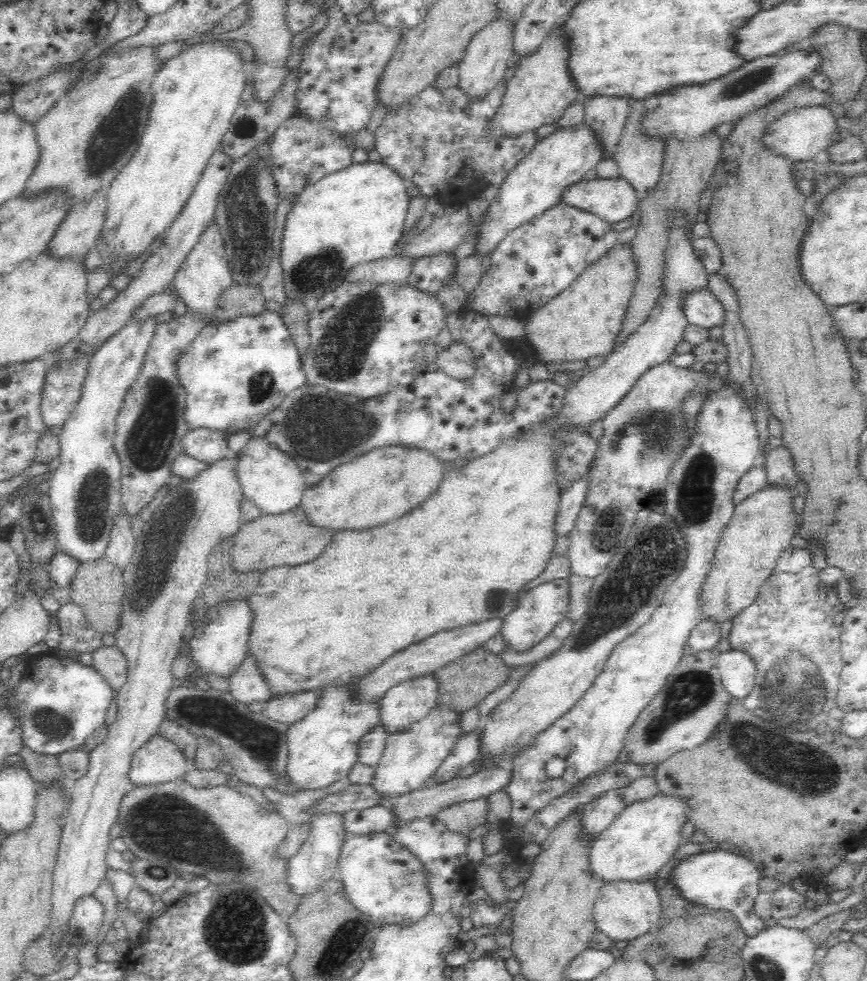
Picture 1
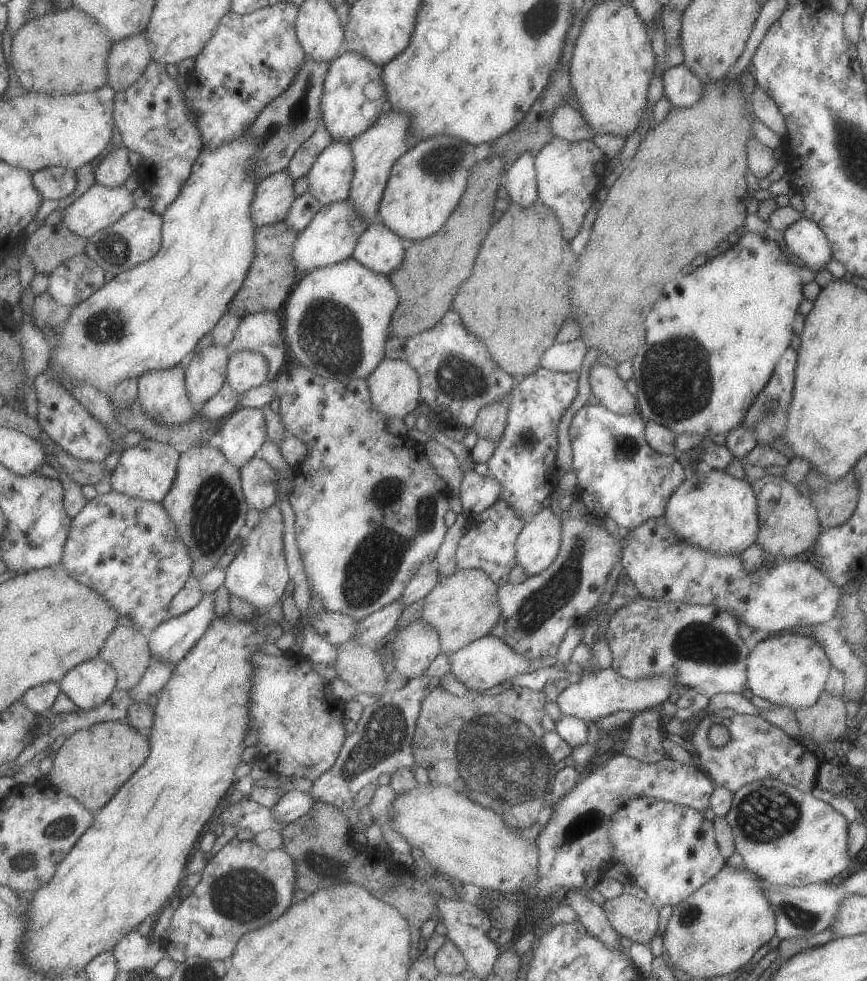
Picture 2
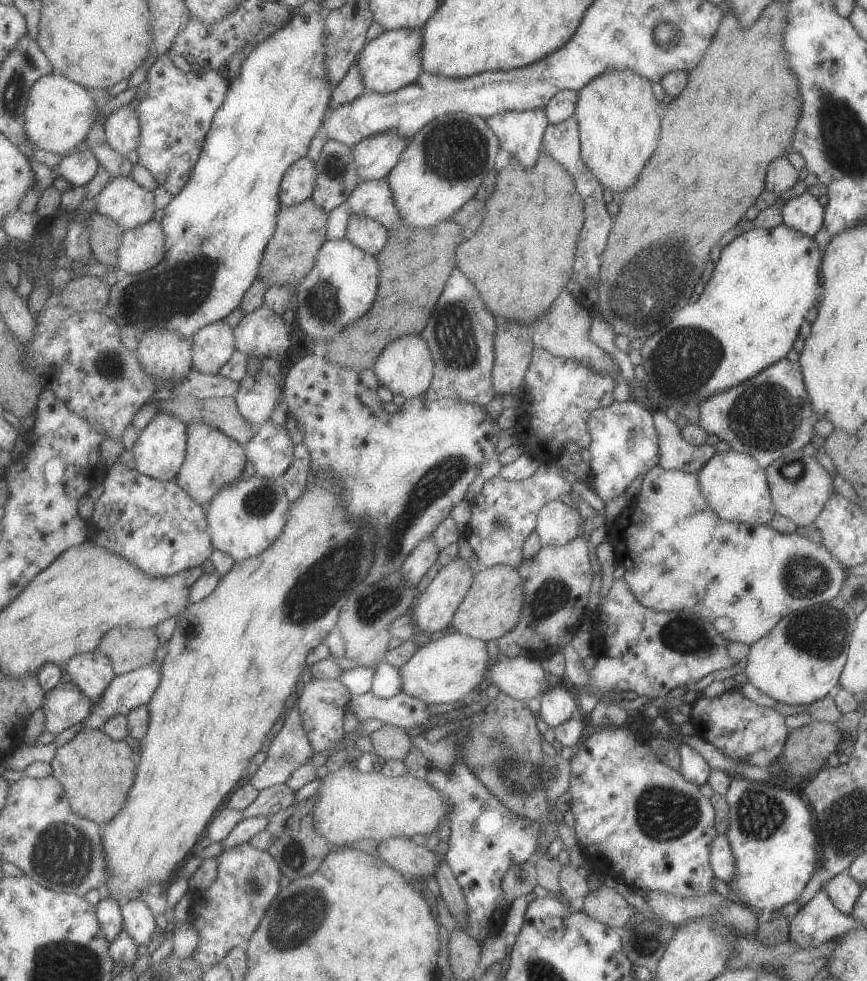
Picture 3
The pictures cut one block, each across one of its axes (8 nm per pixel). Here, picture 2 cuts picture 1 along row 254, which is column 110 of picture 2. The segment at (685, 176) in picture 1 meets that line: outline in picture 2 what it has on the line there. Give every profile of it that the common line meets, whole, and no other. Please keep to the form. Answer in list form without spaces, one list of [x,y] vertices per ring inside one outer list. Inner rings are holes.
[[[129,626],[116,627],[100,653],[118,671],[118,689],[125,691],[142,684],[153,658],[148,635]]]

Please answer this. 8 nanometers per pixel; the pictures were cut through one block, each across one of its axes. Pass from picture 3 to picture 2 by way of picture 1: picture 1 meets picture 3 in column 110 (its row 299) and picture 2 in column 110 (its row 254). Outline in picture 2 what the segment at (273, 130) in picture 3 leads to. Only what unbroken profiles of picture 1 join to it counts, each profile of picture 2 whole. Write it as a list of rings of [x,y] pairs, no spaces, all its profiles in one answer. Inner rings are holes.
[[[248,134],[219,148],[204,149],[179,198],[161,215],[163,246],[159,254],[116,275],[99,292],[77,306],[69,320],[56,332],[57,342],[52,344],[49,371],[63,390],[71,392],[67,382],[87,382],[111,395],[125,380],[186,363],[199,340],[212,333],[218,322],[231,312],[230,306],[246,281],[257,249],[255,230],[258,228],[251,210],[260,182],[253,170],[257,150],[259,146],[255,138],[249,138]]]

